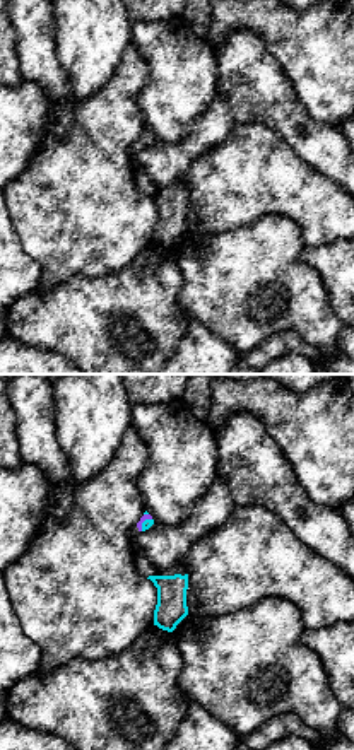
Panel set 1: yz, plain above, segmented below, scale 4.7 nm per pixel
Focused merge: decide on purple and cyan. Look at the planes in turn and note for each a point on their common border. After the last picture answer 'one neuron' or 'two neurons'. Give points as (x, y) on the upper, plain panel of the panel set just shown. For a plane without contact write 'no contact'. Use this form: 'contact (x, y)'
contact (142, 139)

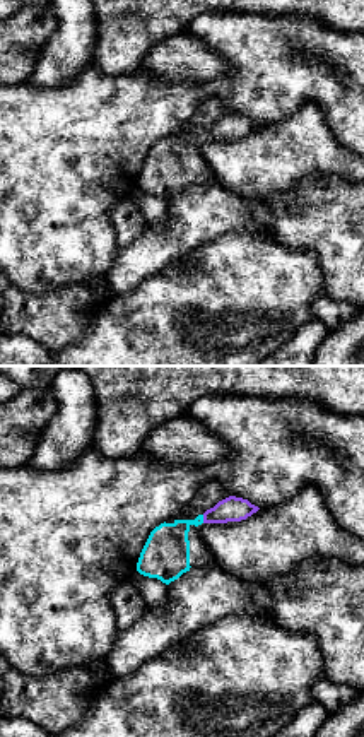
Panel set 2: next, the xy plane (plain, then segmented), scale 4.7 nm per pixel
contact (204, 135)

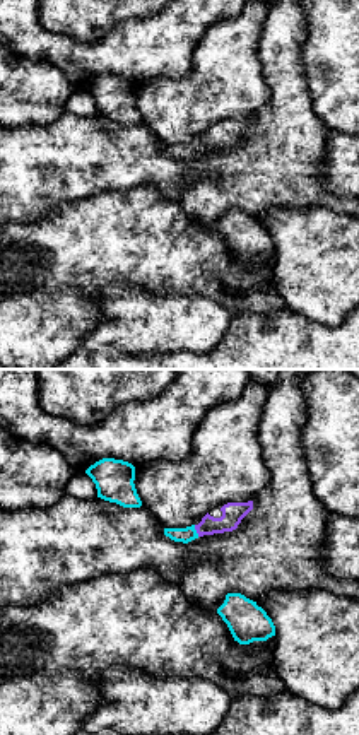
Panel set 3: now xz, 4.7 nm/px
contact (195, 146)

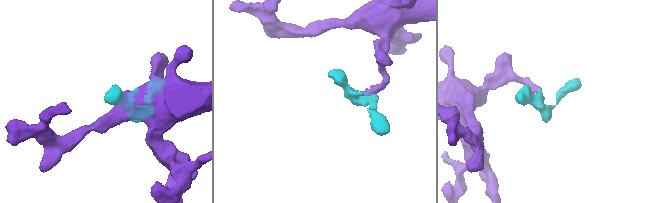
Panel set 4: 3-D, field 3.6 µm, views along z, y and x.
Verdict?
one neuron

